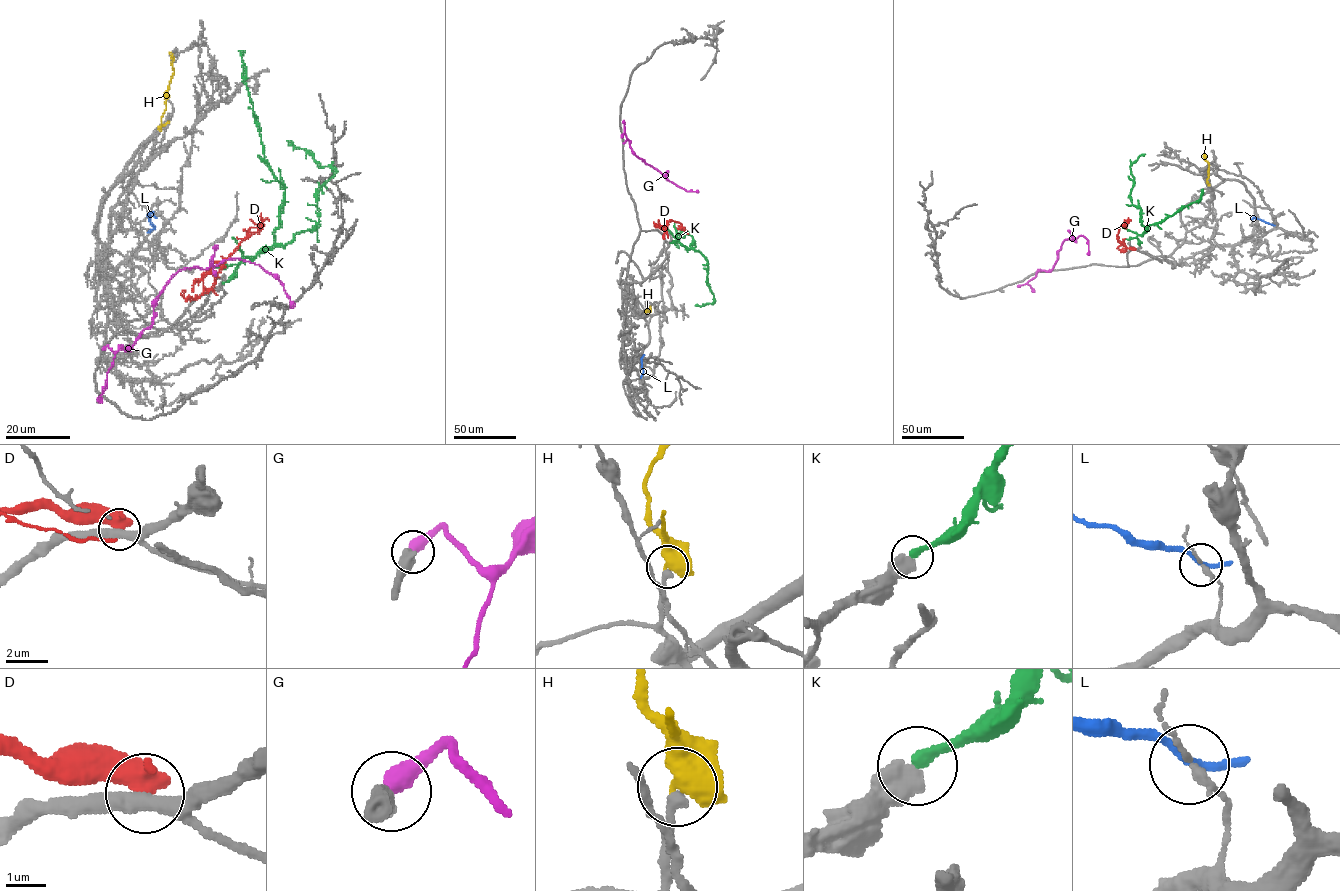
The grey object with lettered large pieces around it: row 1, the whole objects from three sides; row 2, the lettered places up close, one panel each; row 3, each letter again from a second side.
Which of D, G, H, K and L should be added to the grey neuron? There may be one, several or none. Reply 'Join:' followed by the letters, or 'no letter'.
Join: H, K

